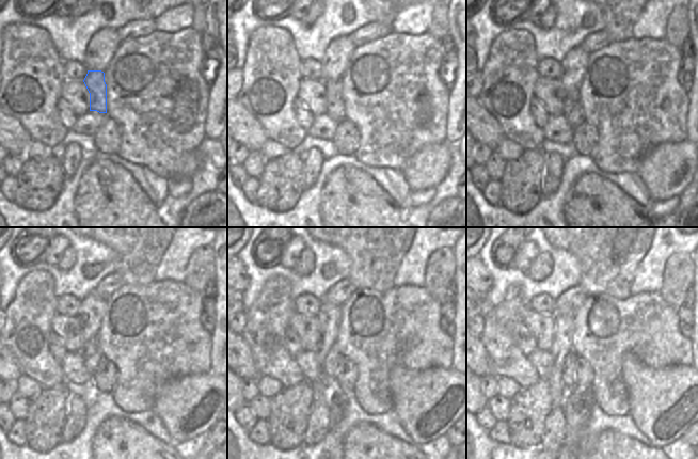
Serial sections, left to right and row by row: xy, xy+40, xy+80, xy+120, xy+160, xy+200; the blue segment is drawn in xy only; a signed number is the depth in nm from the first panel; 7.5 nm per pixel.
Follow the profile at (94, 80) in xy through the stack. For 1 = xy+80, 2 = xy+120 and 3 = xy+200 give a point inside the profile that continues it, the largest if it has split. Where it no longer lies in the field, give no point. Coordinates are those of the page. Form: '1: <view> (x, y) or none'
1: xy+80 (572, 110)
2: xy+120 (92, 353)
3: xy+200 (569, 374)

